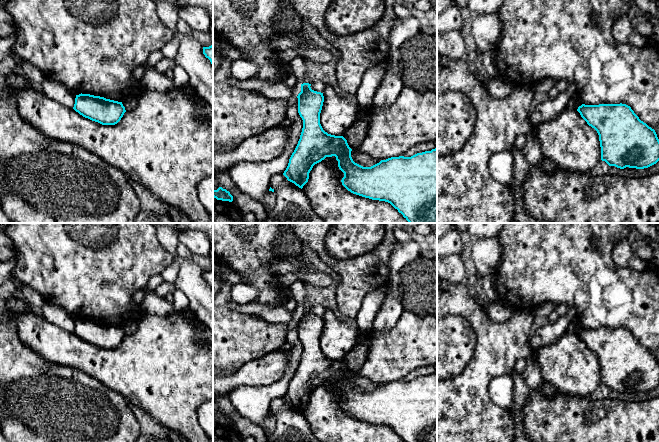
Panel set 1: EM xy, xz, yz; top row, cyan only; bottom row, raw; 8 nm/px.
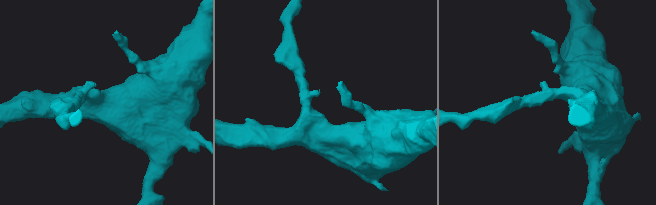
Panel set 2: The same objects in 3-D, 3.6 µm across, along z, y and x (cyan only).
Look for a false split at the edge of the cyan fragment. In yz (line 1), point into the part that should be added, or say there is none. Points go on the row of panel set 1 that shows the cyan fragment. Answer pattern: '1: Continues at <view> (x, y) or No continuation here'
1: No continuation here

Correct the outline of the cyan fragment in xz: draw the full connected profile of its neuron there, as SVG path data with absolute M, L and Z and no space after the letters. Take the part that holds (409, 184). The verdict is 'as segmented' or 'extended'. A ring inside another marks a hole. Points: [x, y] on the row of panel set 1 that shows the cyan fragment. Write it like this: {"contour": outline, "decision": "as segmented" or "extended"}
{"contour": "M309 83L301 84L301 92L297 96L298 113L303 120L303 128L283 173L287 180L302 189L308 182L313 166L326 157L335 156L339 169L344 173L342 185L351 193L390 203L409 223L437 223L437 148L411 157L391 157L371 167L363 167L353 161L352 149L343 136L331 135L323 130L320 113L324 96L310 86Z", "decision": "as segmented"}

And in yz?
{"contour": "M626 104L578 107L577 111L598 135L601 160L609 166L644 169L659 161L659 139Z", "decision": "as segmented"}

